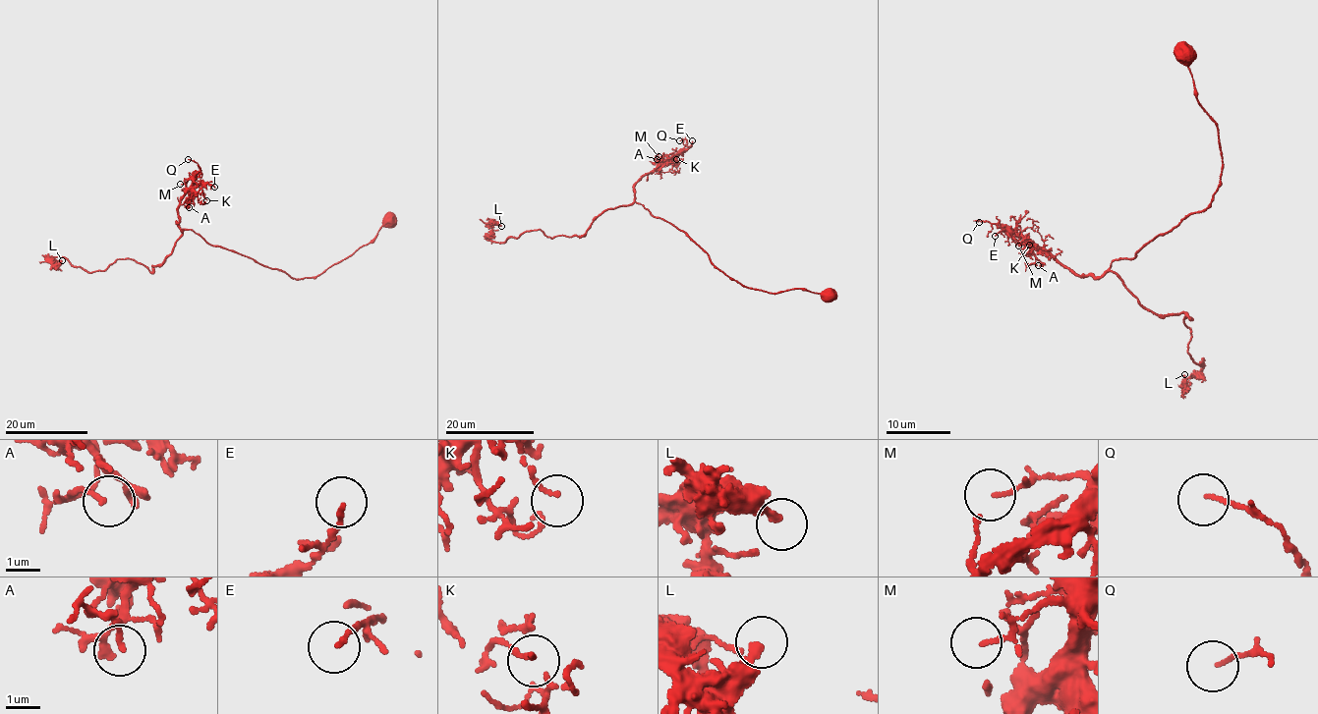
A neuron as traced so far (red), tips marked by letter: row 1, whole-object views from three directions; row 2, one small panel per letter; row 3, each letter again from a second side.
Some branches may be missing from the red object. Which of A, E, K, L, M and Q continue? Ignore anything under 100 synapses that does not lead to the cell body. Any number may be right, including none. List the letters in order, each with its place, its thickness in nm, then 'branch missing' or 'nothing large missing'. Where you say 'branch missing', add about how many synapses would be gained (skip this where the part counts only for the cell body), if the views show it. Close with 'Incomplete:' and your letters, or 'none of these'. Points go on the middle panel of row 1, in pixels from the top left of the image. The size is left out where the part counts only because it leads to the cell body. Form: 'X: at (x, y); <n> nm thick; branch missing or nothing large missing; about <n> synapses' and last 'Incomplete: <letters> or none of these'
A: at (657, 159); 110 nm thick; nothing large missing
E: at (692, 140); 130 nm thick; nothing large missing
K: at (676, 159); 110 nm thick; nothing large missing
L: at (501, 226); 220 nm thick; nothing large missing
M: at (658, 156); 80 nm thick; nothing large missing
Q: at (679, 140); 100 nm thick; nothing large missing
Incomplete: none of these

